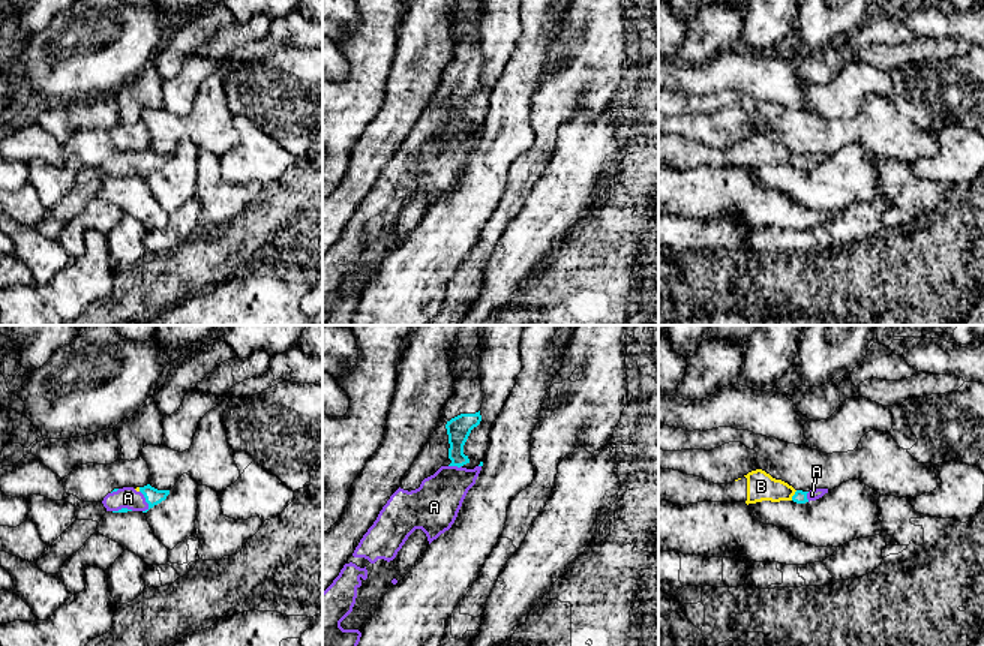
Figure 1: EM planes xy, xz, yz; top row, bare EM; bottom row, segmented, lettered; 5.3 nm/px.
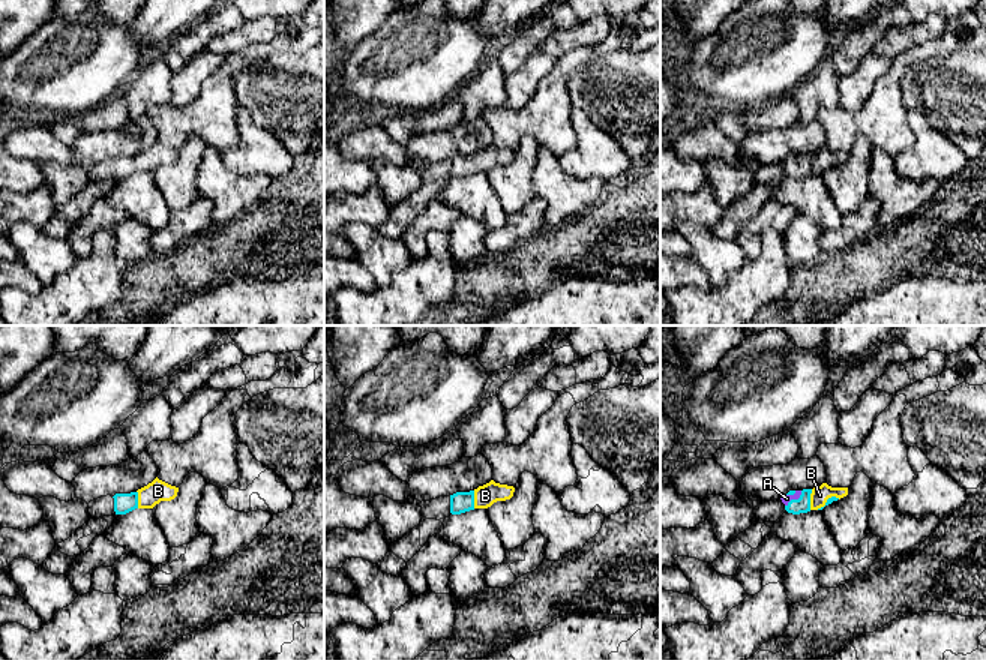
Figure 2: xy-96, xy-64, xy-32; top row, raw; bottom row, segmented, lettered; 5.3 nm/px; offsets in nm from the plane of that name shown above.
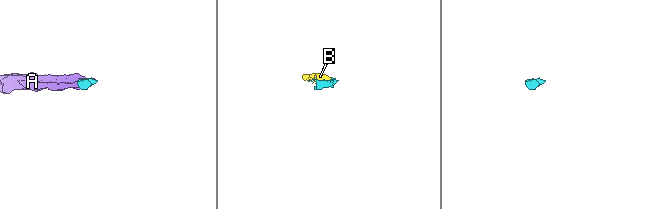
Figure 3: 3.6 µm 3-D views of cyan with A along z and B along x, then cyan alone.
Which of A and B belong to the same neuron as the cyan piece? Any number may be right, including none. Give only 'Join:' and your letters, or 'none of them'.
Join: A, B

